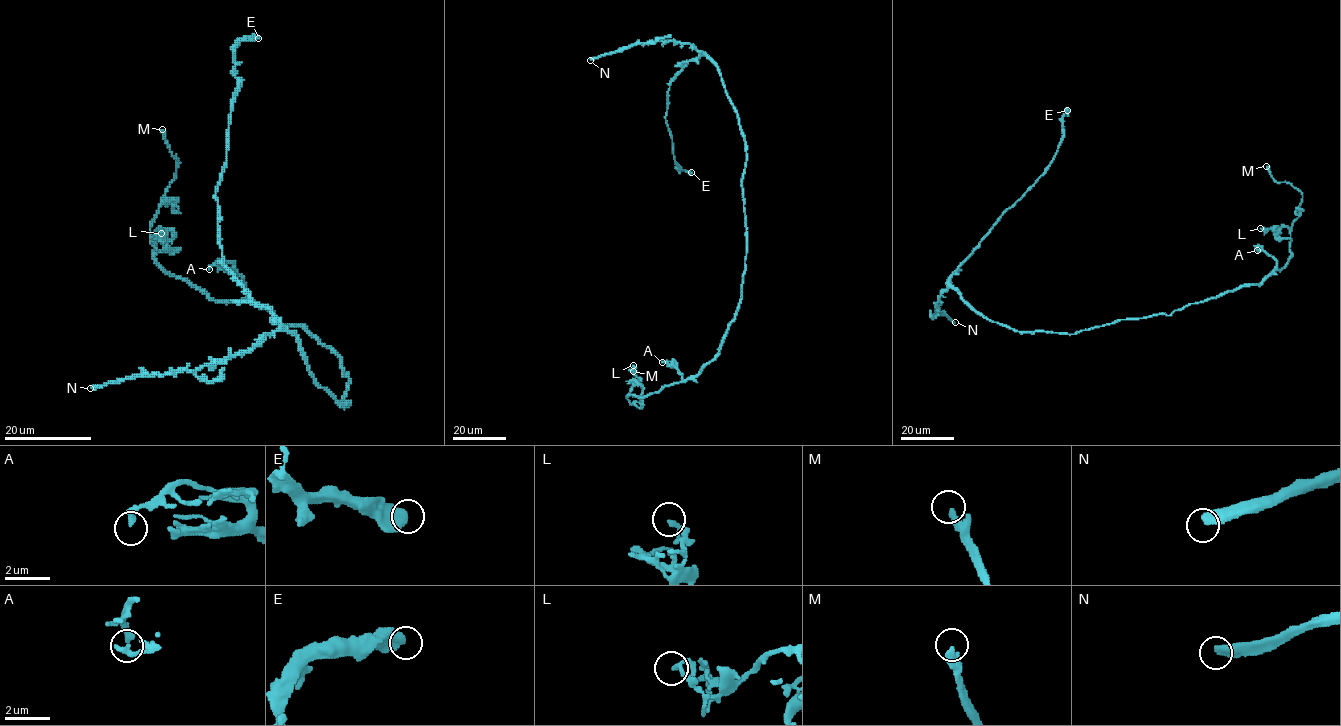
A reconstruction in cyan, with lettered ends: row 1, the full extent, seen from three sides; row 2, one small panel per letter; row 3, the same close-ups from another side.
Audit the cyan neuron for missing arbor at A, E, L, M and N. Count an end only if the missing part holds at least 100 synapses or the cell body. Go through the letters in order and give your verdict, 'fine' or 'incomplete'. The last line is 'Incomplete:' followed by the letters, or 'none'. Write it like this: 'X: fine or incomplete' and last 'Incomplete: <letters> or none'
A: fine
E: fine
L: fine
M: incomplete
N: incomplete
Incomplete: M, N

